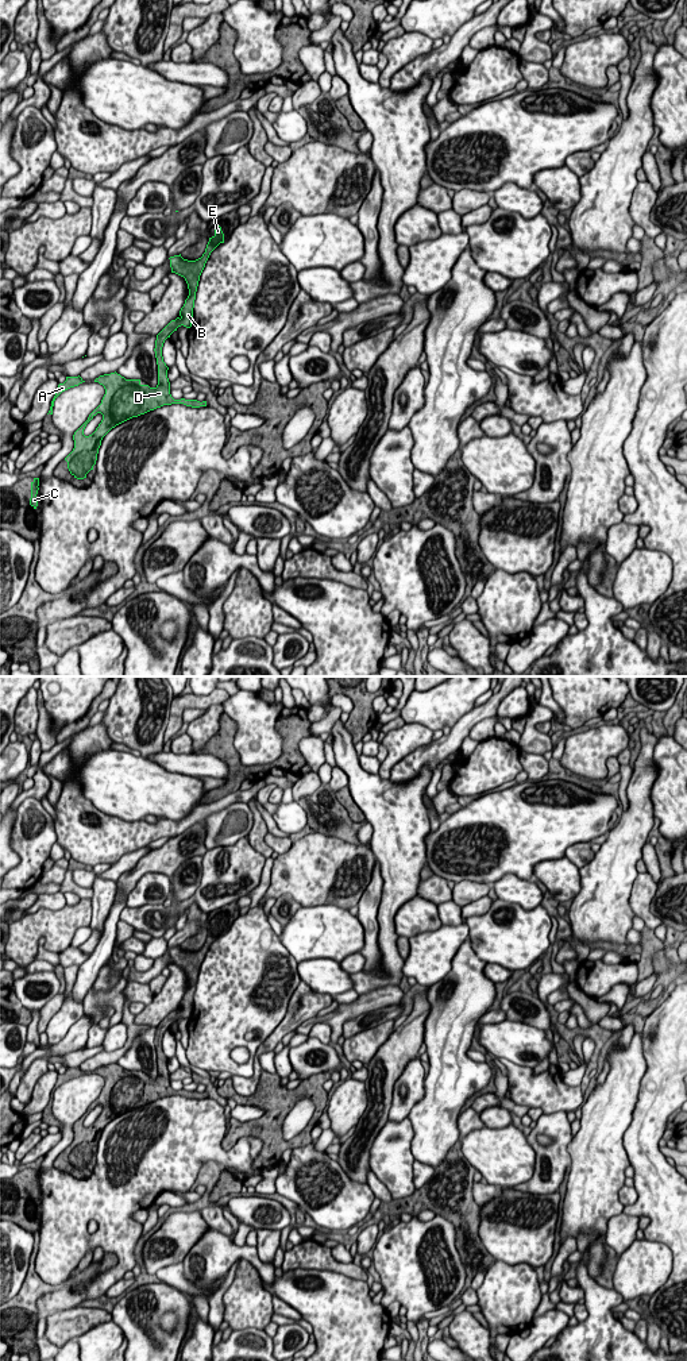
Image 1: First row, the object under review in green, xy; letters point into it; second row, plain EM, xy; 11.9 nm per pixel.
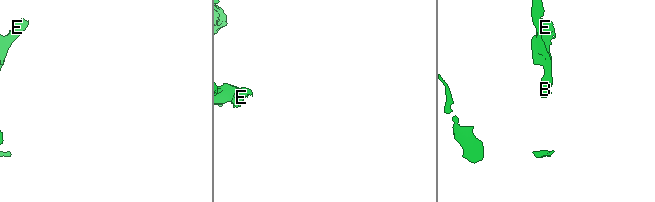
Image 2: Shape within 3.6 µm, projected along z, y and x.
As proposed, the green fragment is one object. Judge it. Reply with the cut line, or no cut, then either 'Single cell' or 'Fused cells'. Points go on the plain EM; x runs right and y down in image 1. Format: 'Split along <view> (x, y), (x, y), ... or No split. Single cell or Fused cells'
No split. Single cell

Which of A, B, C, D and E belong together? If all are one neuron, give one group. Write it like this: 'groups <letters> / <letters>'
groups A B C D E

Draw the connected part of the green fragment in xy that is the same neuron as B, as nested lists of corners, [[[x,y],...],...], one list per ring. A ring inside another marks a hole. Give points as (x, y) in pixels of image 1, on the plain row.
[[[215,915],[215,926],[209,929],[205,944],[196,952],[184,951],[180,946],[170,948],[171,964],[175,964],[185,969],[189,980],[189,987],[185,991],[184,998],[180,1002],[180,1007],[171,1011],[158,1026],[155,1032],[155,1049],[158,1056],[158,1076],[150,1079],[142,1076],[140,1071],[126,1071],[120,1065],[111,1064],[100,1067],[94,1071],[104,1077],[105,1086],[101,1095],[89,1106],[88,1111],[74,1123],[74,1140],[65,1149],[70,1165],[77,1171],[86,1169],[86,1165],[93,1161],[97,1152],[99,1140],[103,1129],[116,1117],[150,1102],[161,1099],[163,1096],[184,1095],[192,1099],[207,1098],[207,1092],[197,1091],[174,1091],[170,1086],[170,1073],[167,1069],[169,1059],[163,1053],[162,1038],[170,1026],[177,1022],[178,1018],[192,1018],[193,999],[196,991],[196,983],[200,972],[200,967],[205,959],[205,955],[211,944],[224,934],[224,925],[221,918]],[[97,1106],[103,1106],[103,1111],[96,1122],[85,1127],[84,1121],[86,1115]]]

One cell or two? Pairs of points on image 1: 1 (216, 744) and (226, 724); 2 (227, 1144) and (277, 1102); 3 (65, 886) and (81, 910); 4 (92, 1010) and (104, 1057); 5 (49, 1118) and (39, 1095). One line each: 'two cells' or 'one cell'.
1: one cell
2: one cell
3: two cells
4: two cells
5: two cells

